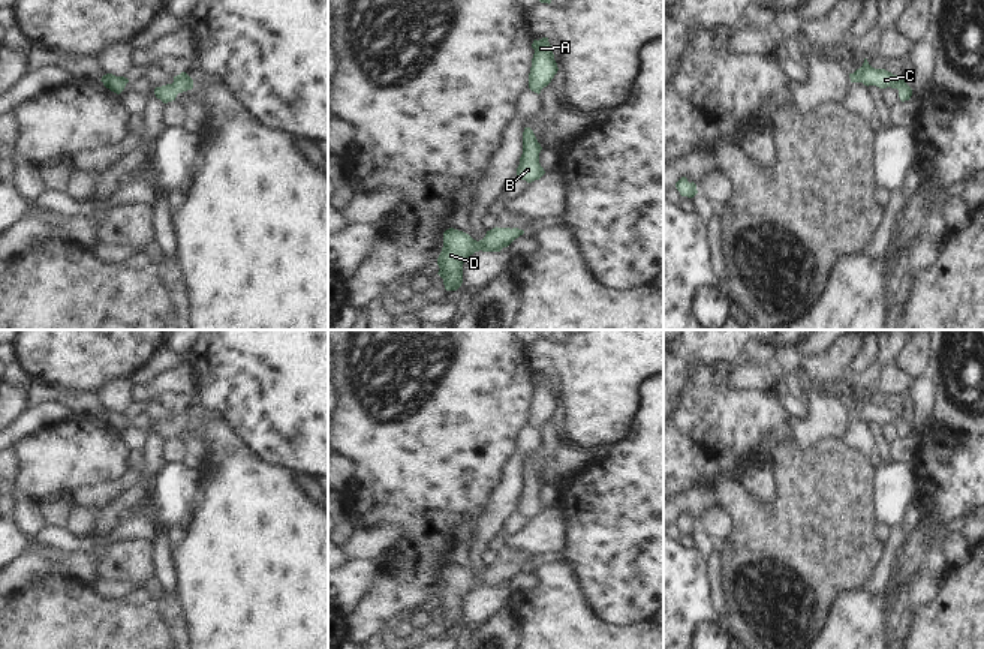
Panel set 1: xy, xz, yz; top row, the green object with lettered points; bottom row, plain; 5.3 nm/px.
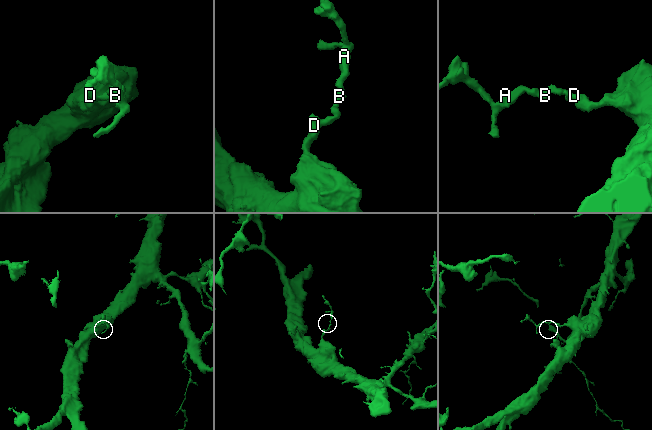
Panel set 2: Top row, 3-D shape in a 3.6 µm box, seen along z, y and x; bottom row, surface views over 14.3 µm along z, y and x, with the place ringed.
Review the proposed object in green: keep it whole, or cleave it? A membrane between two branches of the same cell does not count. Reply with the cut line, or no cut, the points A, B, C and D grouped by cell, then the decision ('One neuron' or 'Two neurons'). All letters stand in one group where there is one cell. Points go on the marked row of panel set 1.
No split. Groups: A B C D. One neuron

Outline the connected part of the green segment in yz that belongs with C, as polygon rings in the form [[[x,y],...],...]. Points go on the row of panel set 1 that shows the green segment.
[[[867,58],[860,69],[849,73],[851,82],[863,82],[864,85],[876,85],[879,88],[897,88],[902,102],[909,100],[912,88],[906,84],[902,76],[893,75],[885,69],[875,69],[869,64]]]

